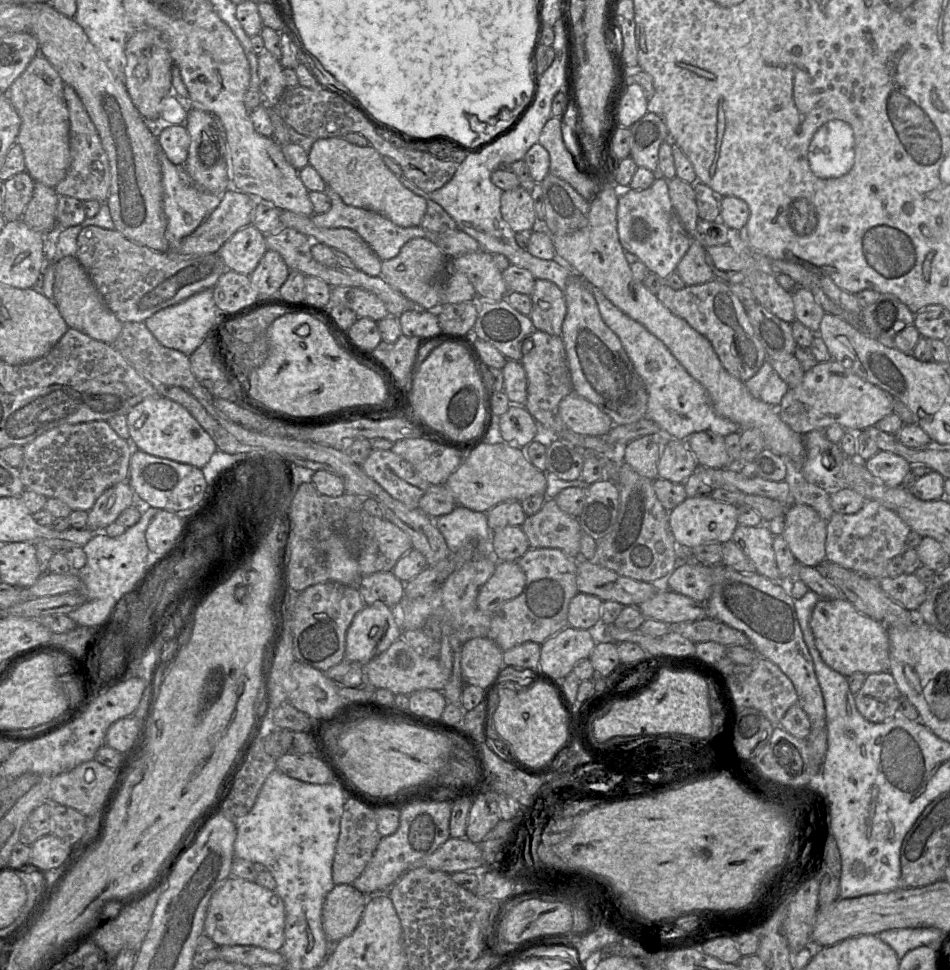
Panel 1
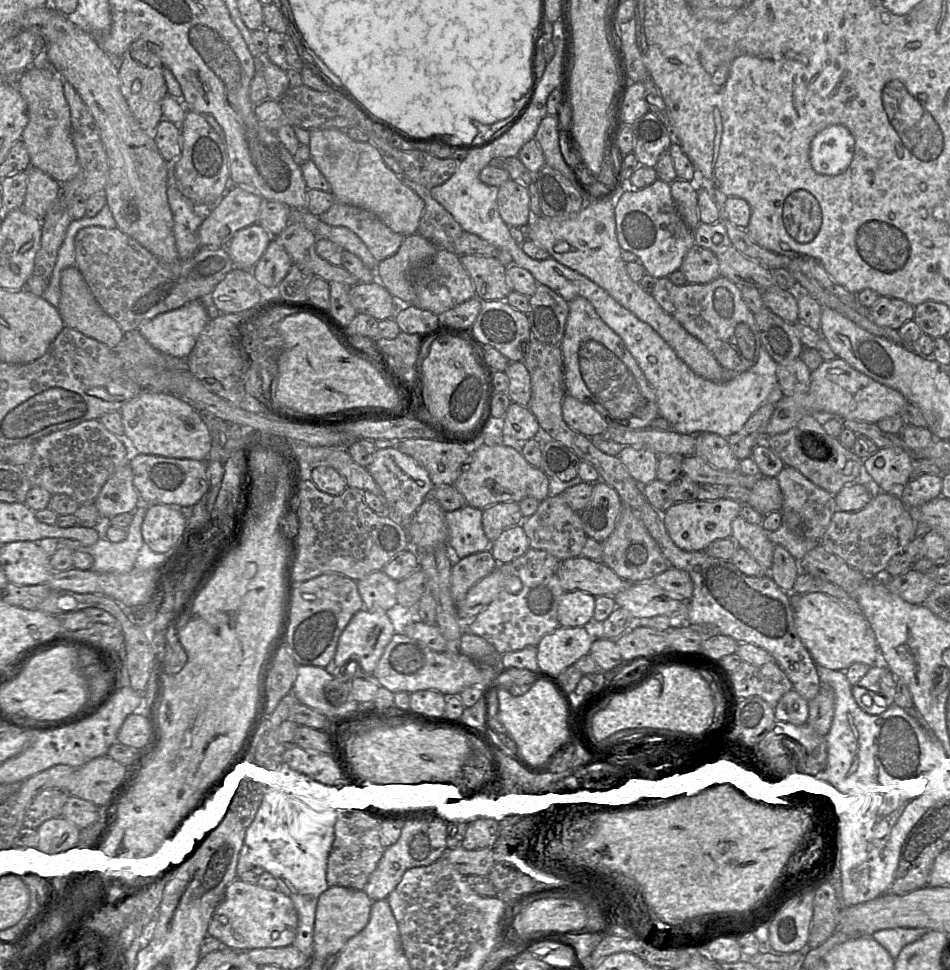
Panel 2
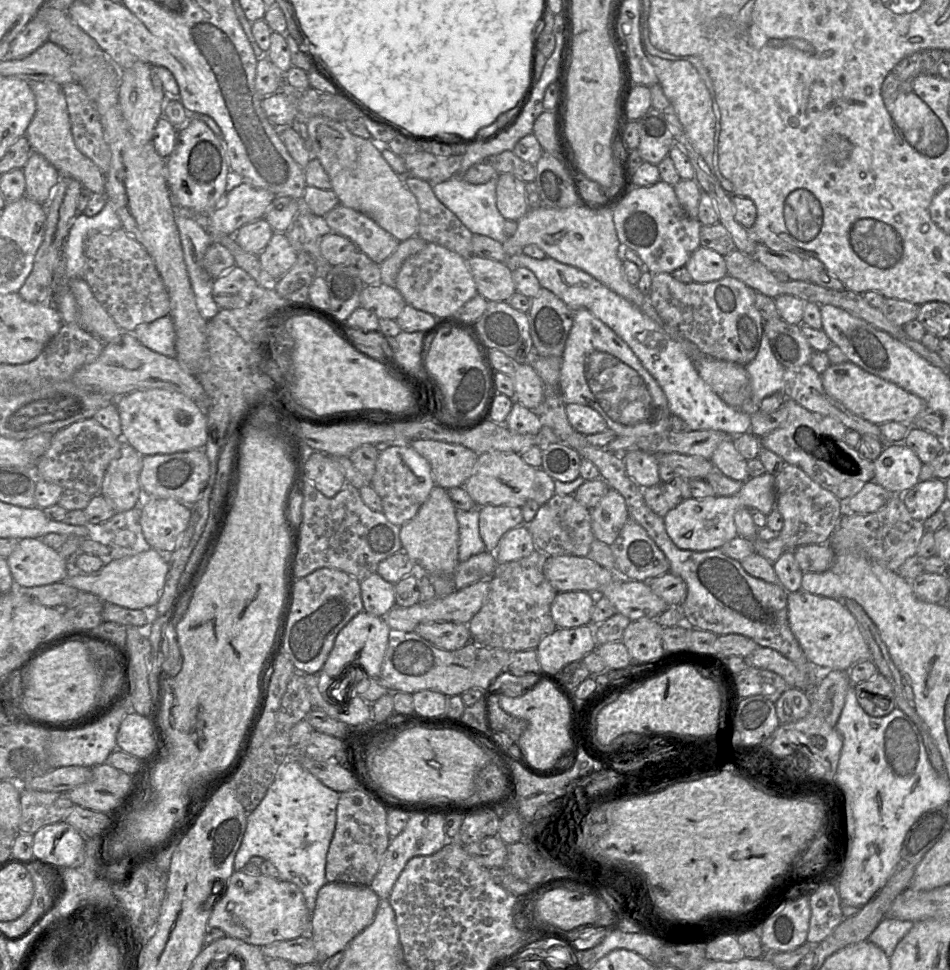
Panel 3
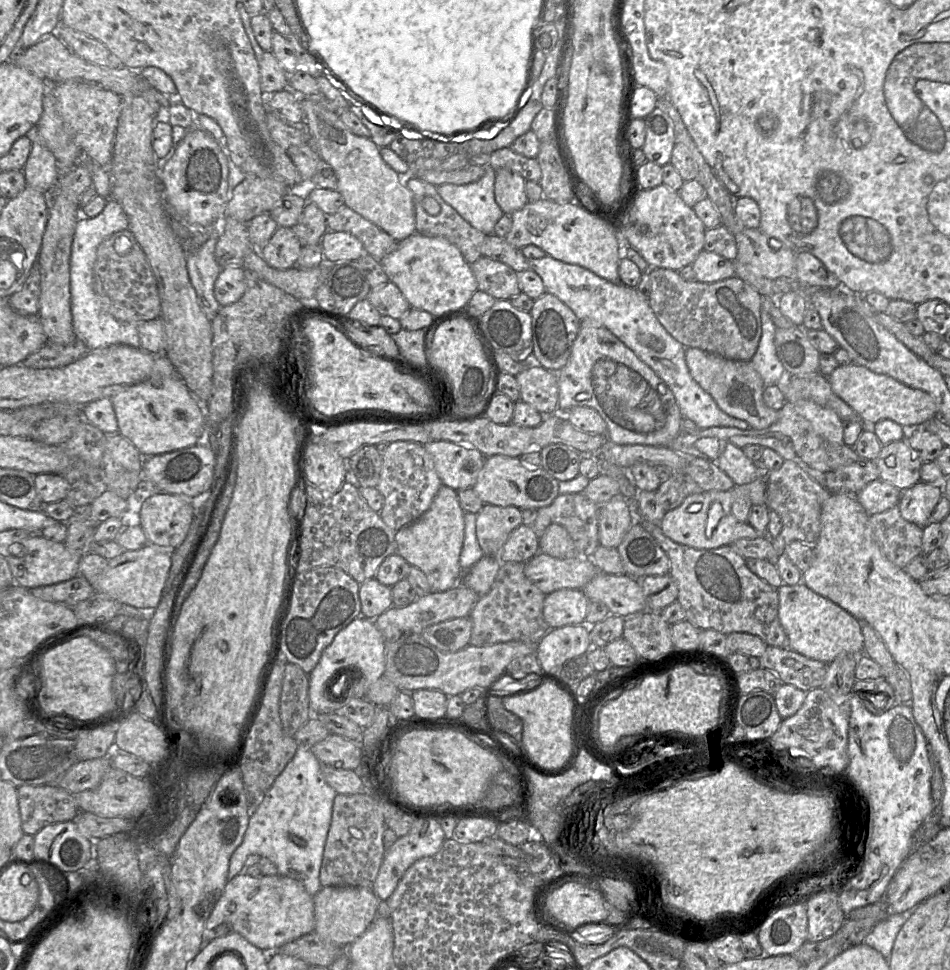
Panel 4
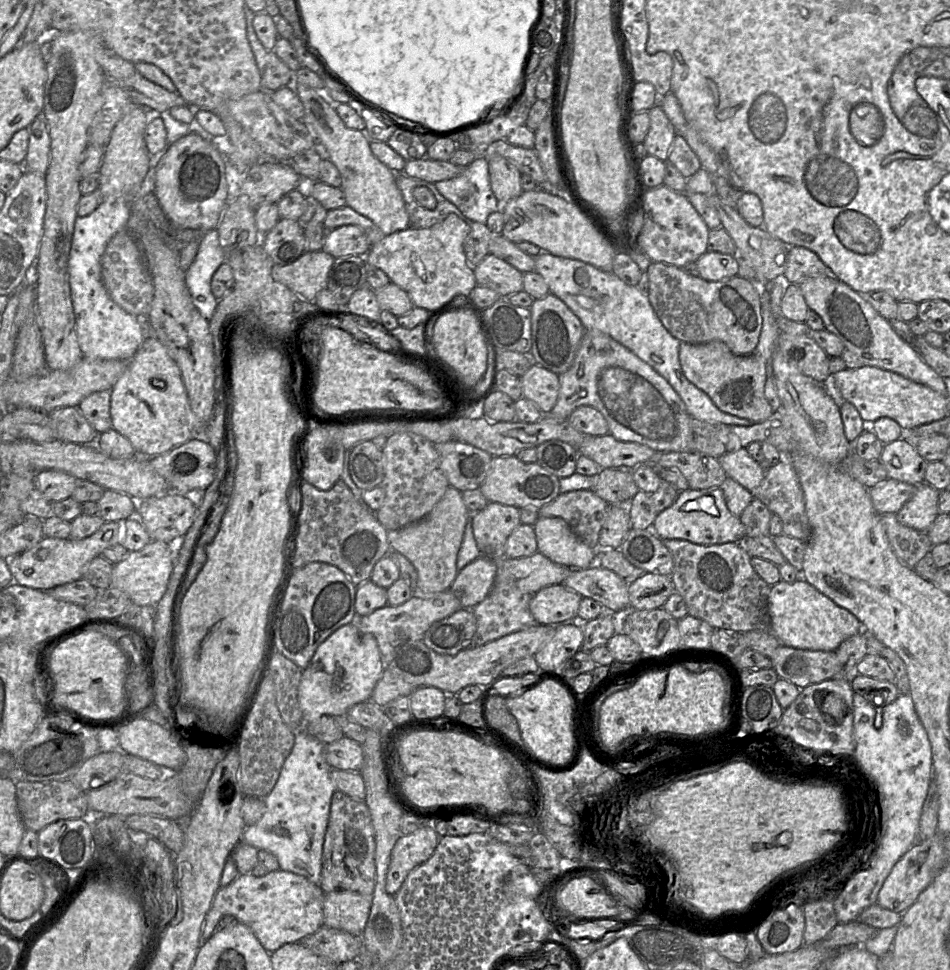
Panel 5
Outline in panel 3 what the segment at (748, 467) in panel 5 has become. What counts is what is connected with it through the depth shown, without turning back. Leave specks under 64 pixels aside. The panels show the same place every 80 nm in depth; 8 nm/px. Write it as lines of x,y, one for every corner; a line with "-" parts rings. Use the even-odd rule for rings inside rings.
732,440
721,442
710,461
725,476
745,482
749,479
747,460
737,451

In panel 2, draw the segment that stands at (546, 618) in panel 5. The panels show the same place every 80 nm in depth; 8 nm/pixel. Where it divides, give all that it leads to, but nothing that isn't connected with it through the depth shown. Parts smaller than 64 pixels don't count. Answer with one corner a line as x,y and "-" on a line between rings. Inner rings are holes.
565,592
560,599
557,618
559,626
583,627
593,623
596,598
586,592

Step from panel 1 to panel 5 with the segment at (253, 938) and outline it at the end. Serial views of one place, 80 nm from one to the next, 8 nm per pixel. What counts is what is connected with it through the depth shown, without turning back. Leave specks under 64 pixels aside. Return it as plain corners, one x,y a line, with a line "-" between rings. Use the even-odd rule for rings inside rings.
270,871
263,877
239,874
229,885
220,887
201,928
201,945
215,932
216,925
224,915
232,915
247,925
256,935
264,949
273,953
290,943
301,942
324,926
325,893
320,885
293,872

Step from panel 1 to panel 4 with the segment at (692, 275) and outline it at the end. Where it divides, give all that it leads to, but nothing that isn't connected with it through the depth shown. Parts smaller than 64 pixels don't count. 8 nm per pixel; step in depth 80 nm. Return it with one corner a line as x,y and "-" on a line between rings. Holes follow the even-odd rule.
702,250
692,266
700,282
713,283
735,275
734,261
713,251

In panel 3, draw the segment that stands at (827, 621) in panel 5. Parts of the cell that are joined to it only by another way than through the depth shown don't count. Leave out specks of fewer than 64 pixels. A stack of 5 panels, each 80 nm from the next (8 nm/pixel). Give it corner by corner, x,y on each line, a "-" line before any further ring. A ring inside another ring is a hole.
799,590
787,595
788,623
806,658
822,672
849,671
859,661
871,659
871,652
852,613
837,599

